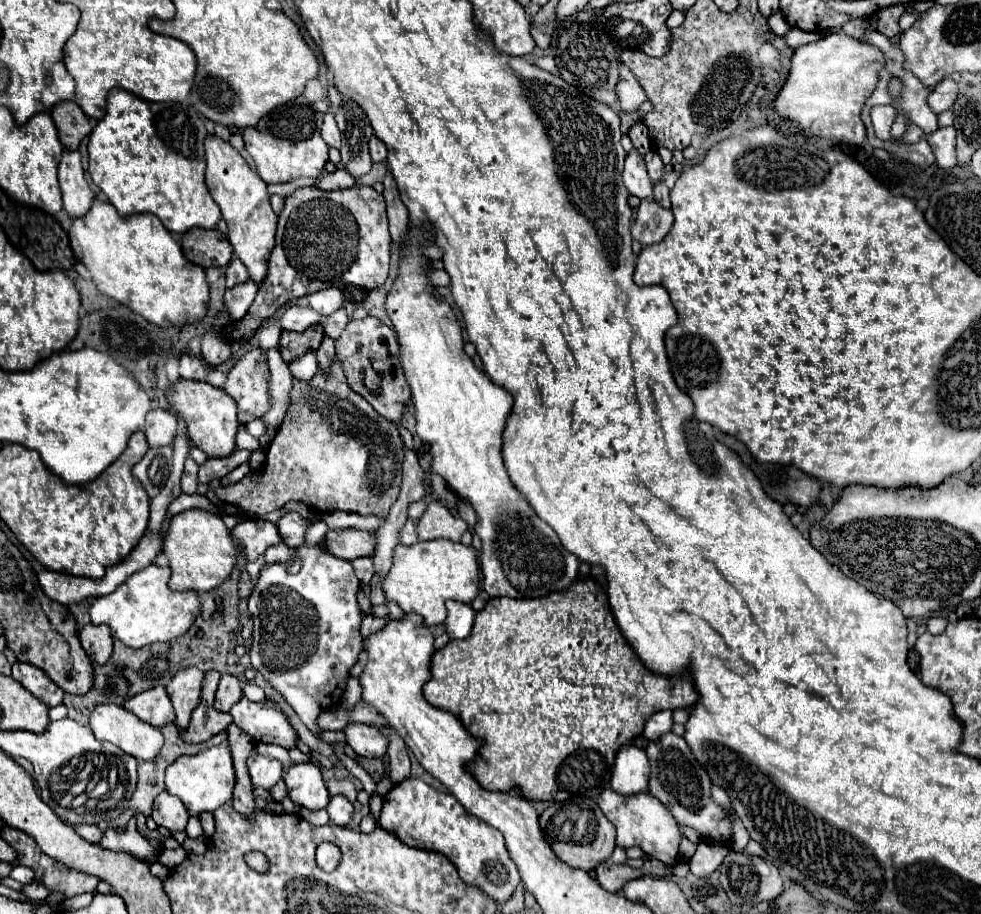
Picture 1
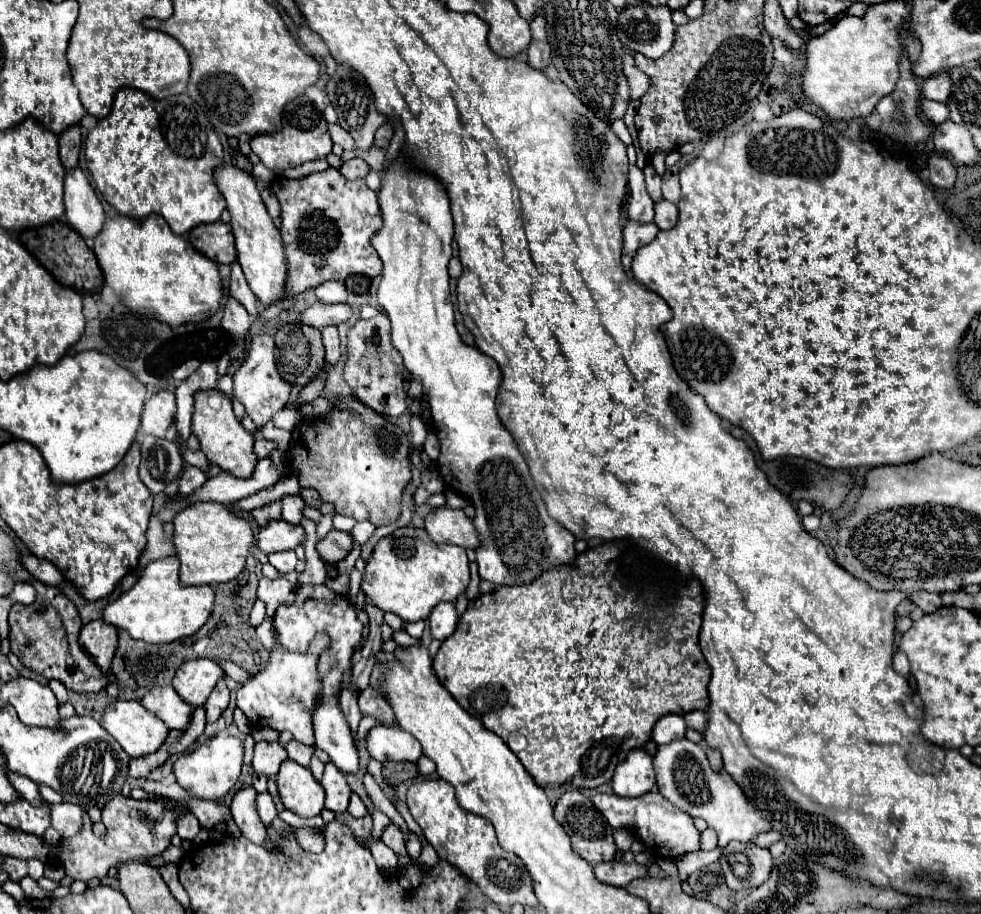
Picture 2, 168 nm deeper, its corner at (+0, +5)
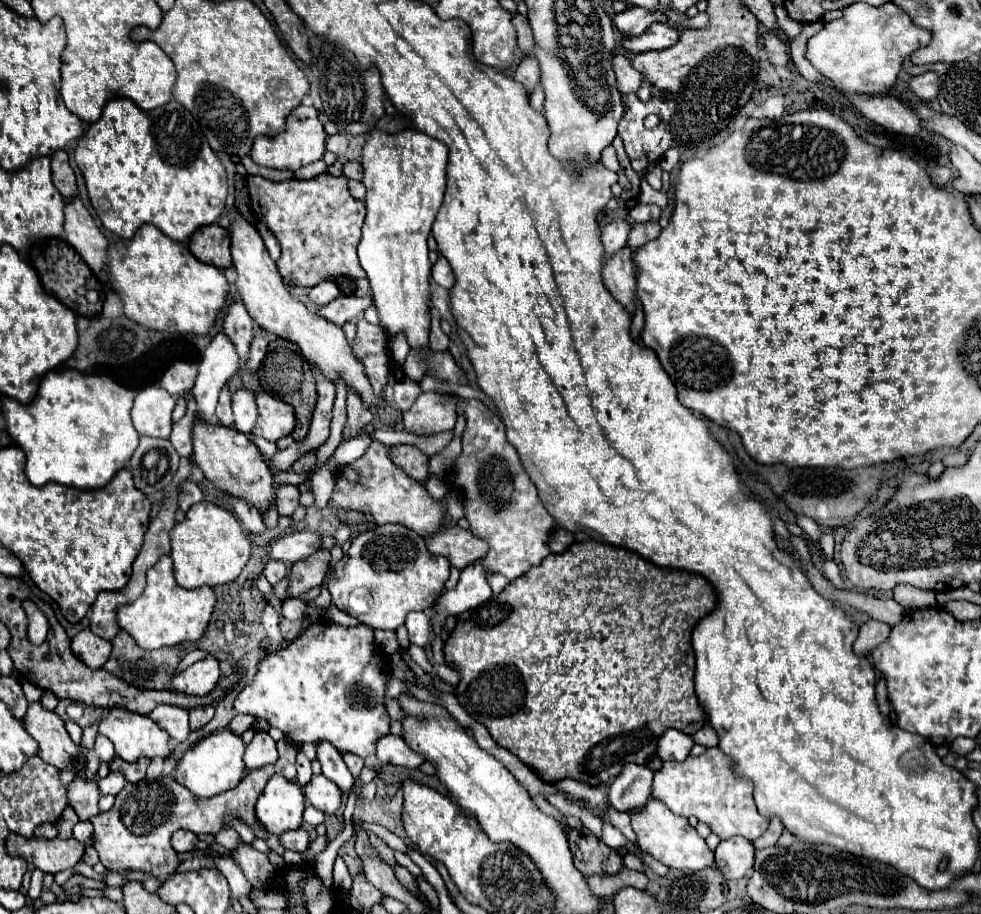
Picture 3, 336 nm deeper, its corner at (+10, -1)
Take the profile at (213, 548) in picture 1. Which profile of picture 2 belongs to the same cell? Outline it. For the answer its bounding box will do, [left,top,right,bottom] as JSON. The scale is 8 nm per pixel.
[173,501,255,585]

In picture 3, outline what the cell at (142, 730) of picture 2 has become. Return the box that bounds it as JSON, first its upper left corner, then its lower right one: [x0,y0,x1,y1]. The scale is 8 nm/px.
[99,709,171,763]

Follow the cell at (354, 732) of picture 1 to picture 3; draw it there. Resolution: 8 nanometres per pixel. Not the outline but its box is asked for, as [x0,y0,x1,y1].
[377,733,425,769]

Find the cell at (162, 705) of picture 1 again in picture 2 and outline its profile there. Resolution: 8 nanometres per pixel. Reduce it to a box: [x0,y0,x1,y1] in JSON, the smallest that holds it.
[139,687,193,729]

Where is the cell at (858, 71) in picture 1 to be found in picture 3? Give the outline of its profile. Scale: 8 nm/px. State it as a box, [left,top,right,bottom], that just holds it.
[807,1,931,95]

